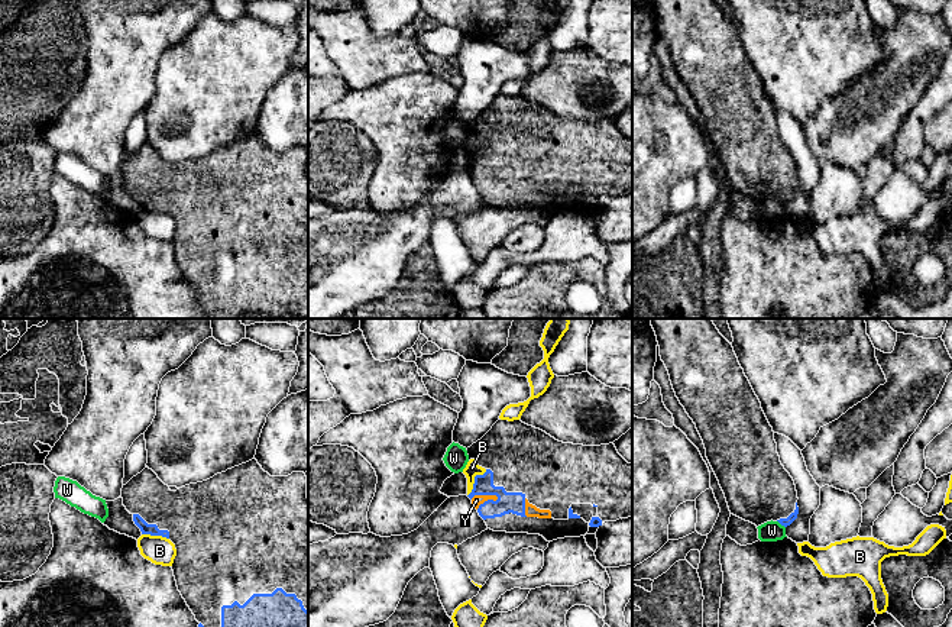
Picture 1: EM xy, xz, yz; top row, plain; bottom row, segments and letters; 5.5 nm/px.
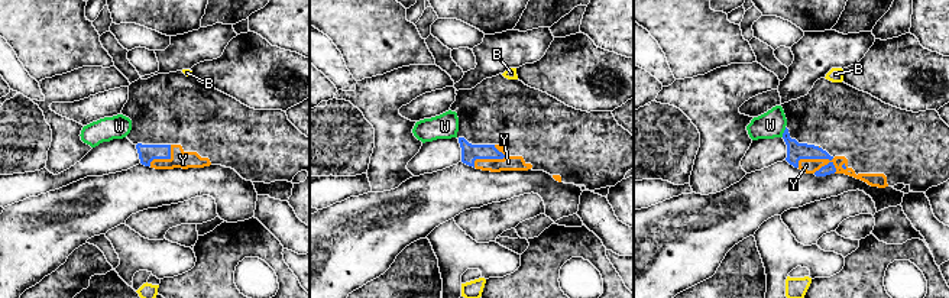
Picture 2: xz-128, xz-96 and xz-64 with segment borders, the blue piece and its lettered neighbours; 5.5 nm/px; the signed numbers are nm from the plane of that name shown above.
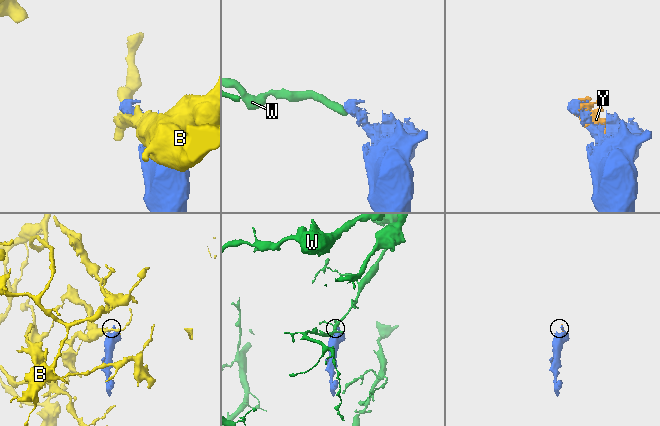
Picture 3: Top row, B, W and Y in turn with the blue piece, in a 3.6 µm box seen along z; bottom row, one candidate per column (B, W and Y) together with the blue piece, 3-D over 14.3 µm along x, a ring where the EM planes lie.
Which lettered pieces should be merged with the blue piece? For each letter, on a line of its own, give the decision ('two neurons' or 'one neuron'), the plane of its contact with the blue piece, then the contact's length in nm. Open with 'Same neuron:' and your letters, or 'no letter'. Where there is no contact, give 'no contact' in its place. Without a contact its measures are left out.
Same neuron: Y
B: two neurons; meets blue in xz; contact 190 nm long
W: two neurons; meets blue in yz; contact 60 nm long
Y: one neuron; meets blue in xz; contact 160 nm long

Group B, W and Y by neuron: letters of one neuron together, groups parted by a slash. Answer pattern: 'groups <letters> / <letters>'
groups B / W / Y

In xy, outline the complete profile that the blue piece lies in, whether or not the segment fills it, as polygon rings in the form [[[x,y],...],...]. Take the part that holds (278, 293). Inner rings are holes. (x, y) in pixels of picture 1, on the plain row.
[[[256,135],[217,149],[213,153],[185,161],[171,167],[158,151],[148,142],[133,152],[122,164],[123,181],[133,191],[135,200],[142,210],[162,211],[169,214],[177,224],[172,239],[178,266],[200,298],[198,303],[207,319],[308,319],[308,172],[307,152],[304,148],[292,148],[288,152],[271,152]]]

